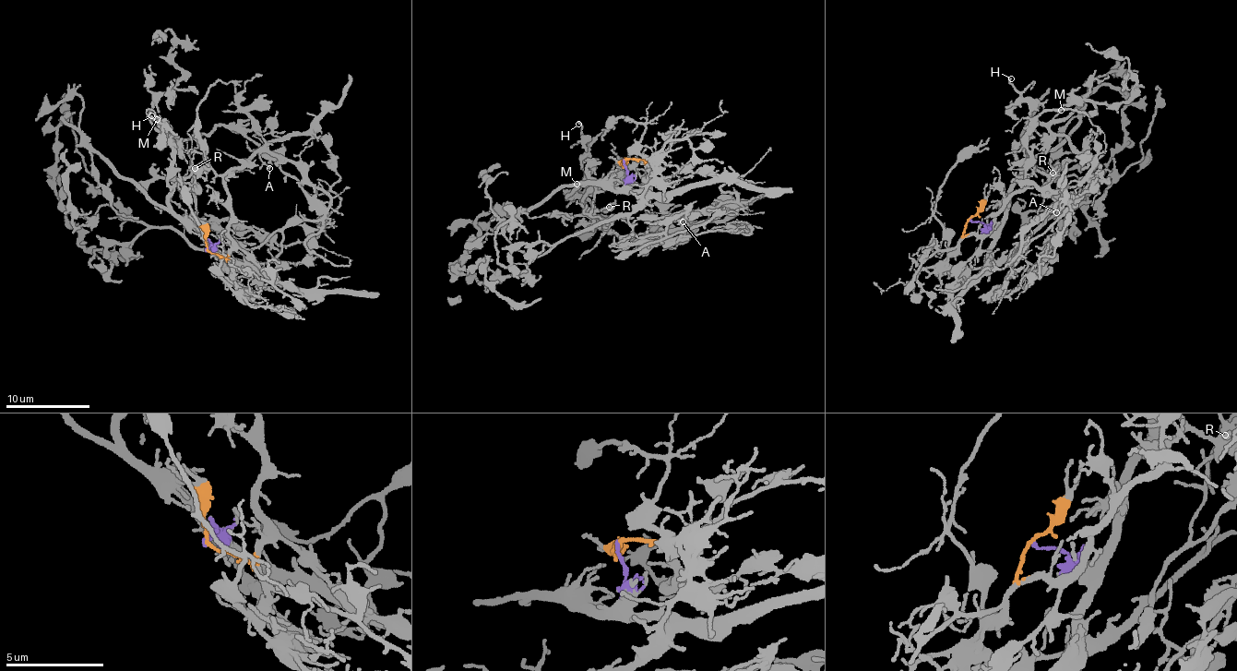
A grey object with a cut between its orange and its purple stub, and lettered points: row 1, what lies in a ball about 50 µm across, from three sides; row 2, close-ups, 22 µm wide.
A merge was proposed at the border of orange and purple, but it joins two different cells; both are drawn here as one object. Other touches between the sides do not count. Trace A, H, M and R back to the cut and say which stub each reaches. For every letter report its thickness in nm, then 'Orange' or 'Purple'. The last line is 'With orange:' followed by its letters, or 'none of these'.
A: Thickness 90 nm. Orange
H: Thickness 160 nm. Purple
M: Thickness 120 nm. Purple
R: Thickness 170 nm. Purple
With orange: A

